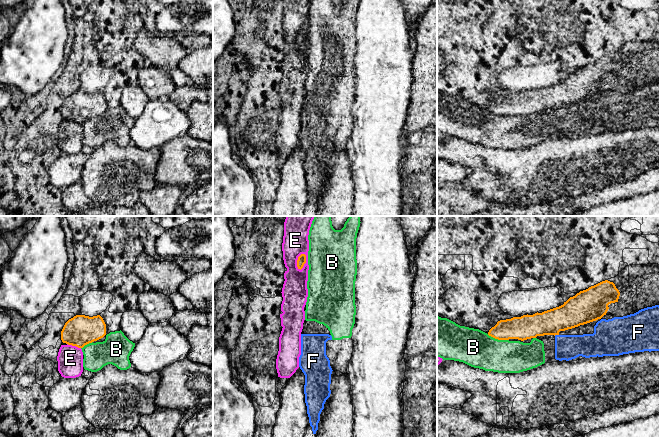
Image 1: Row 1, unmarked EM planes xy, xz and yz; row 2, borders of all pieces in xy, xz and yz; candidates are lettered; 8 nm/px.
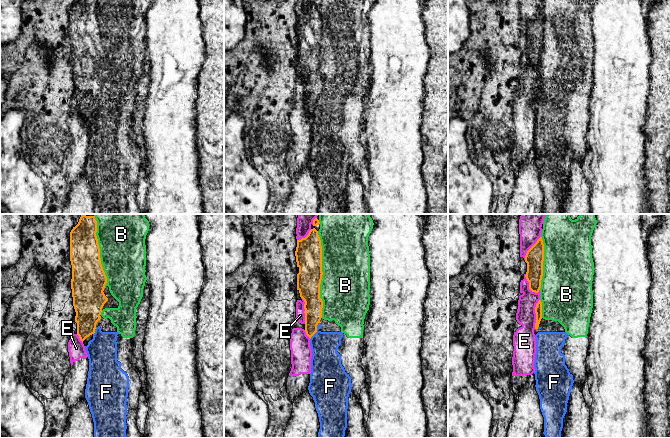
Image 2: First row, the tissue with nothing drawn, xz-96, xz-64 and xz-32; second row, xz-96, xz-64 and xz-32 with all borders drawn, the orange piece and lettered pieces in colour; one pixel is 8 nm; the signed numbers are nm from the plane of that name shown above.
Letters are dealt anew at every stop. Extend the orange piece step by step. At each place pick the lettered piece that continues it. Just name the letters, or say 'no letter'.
no letter

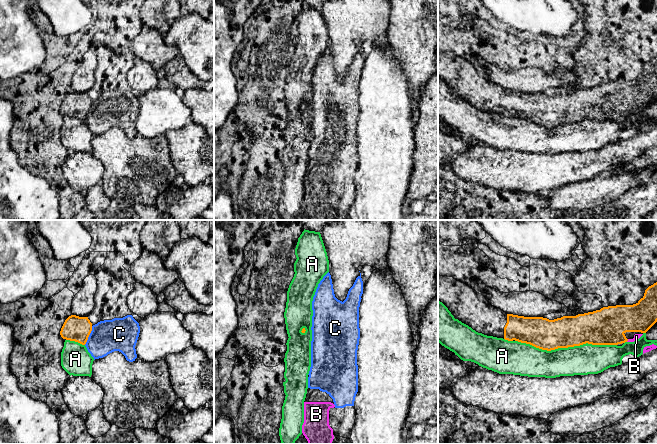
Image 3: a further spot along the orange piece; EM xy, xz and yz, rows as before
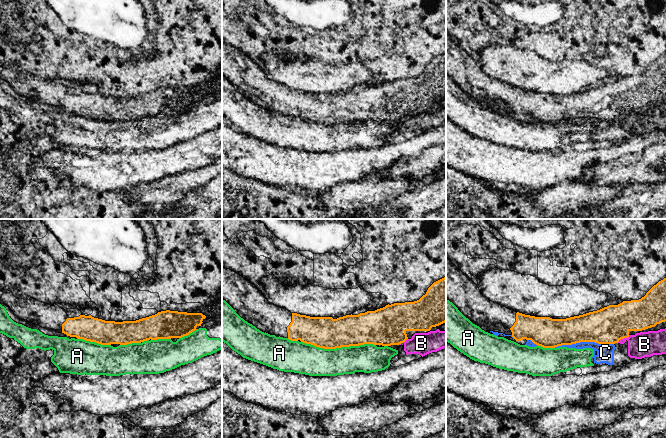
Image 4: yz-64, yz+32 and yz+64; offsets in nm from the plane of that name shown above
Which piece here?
no letter

